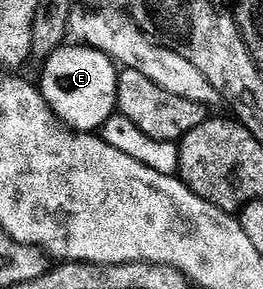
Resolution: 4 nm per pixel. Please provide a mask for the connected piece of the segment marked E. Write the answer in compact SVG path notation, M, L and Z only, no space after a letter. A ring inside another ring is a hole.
M64 44L58 50L52 52L46 61L42 63L43 79L37 82L39 90L43 93L43 99L49 104L55 117L69 130L81 134L102 131L103 125L112 114L116 113L119 105L119 70L111 58L102 54L86 44Z

